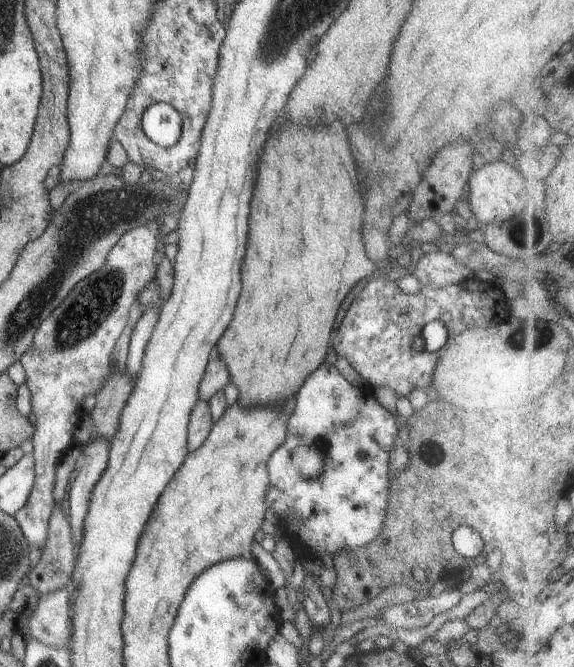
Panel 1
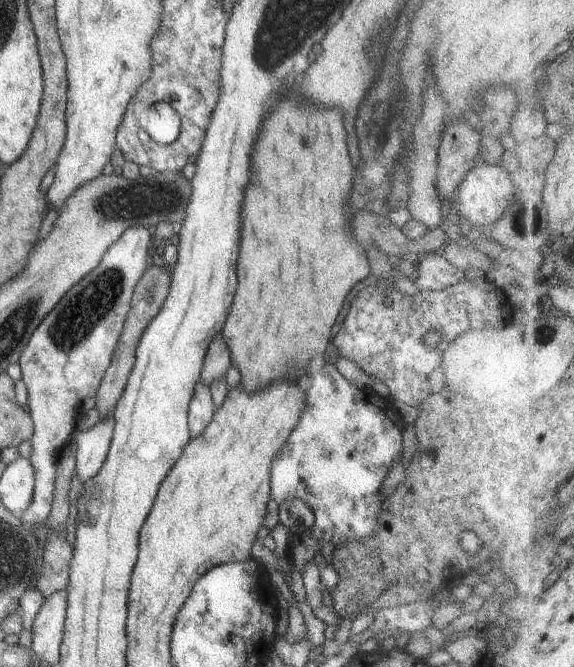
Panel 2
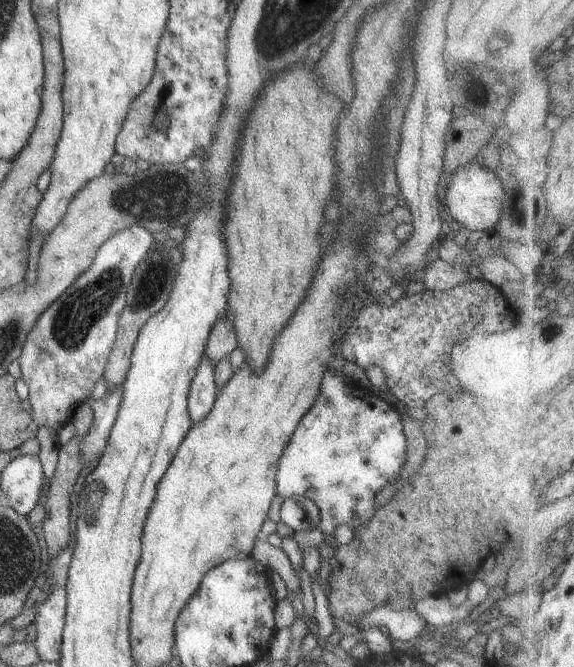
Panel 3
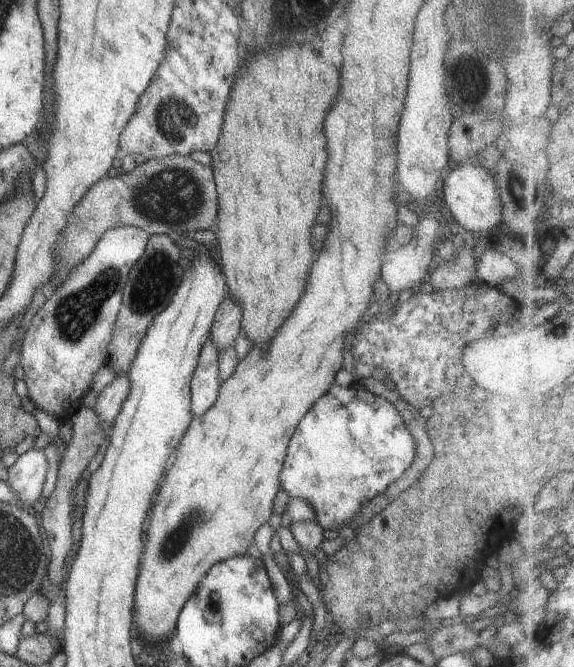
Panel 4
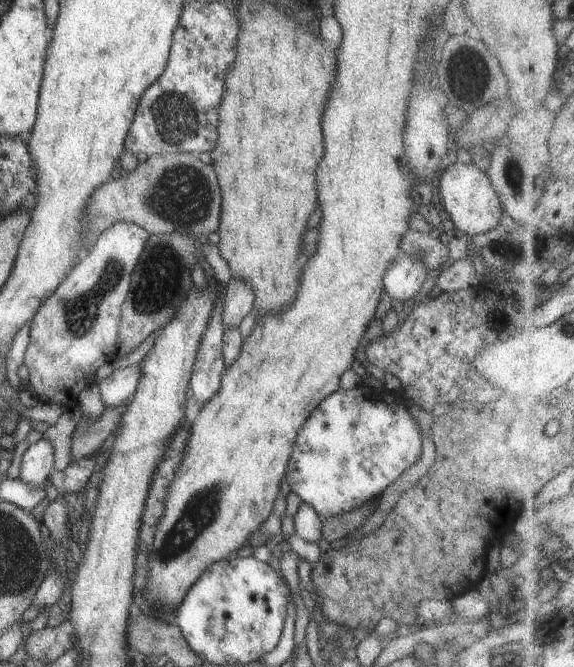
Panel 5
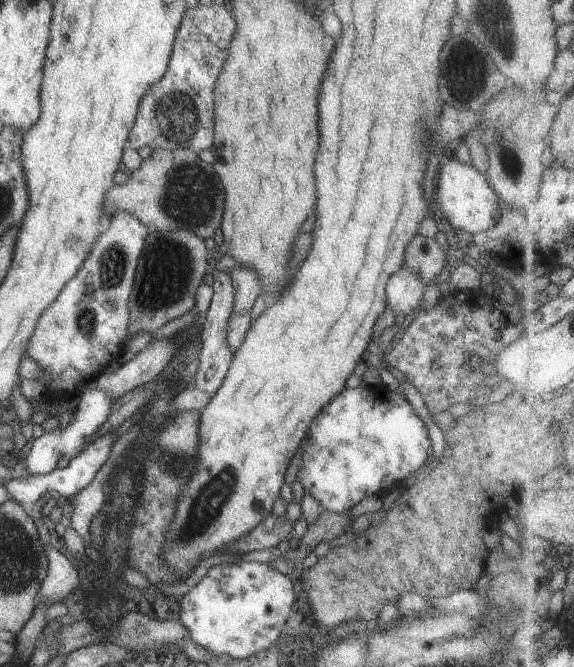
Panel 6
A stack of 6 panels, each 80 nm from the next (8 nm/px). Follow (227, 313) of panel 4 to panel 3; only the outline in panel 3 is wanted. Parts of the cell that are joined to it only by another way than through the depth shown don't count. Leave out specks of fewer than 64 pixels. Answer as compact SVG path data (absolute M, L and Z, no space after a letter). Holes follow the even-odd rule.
M224 313L214 322L209 331L204 348L206 359L215 366L220 358L229 356L235 347L236 336L232 329L232 324Z

